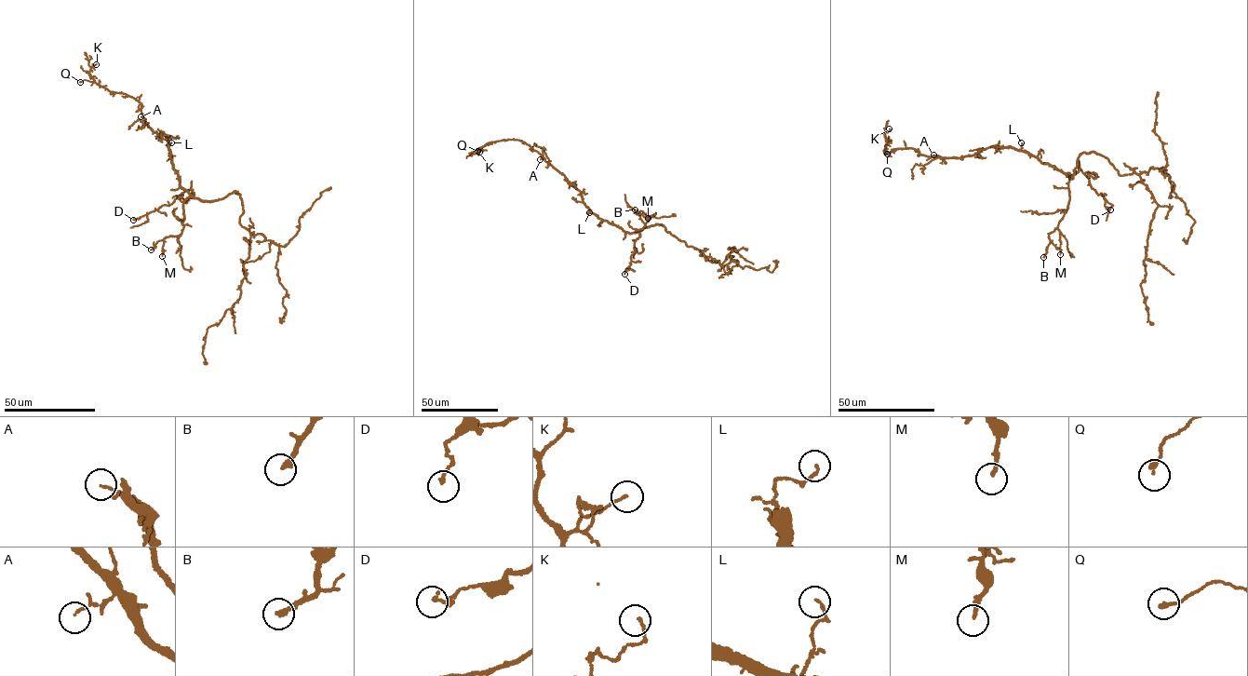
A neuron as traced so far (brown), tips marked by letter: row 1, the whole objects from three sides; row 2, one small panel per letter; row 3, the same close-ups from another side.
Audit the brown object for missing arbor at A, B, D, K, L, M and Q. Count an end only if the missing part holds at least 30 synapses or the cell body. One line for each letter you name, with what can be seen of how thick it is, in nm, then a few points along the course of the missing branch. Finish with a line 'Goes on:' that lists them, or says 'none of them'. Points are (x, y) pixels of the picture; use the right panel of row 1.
Goes on: none of them

